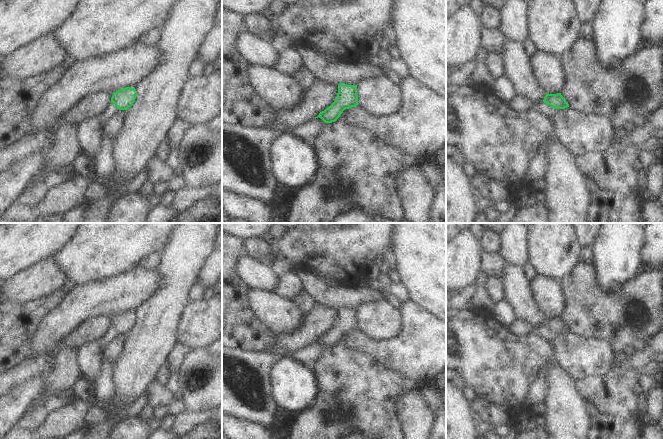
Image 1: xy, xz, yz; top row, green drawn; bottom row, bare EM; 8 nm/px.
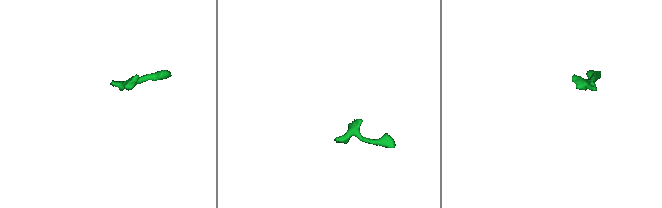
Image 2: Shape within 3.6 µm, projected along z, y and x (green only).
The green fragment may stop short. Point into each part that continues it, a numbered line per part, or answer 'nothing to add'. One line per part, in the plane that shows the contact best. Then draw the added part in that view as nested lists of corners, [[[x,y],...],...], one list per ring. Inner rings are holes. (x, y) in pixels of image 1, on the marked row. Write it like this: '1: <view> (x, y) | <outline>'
nothing to add

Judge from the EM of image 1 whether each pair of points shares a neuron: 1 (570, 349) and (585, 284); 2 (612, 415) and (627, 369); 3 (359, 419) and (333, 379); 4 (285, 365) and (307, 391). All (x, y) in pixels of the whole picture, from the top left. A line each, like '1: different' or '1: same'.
1: different
2: same
3: same
4: same

